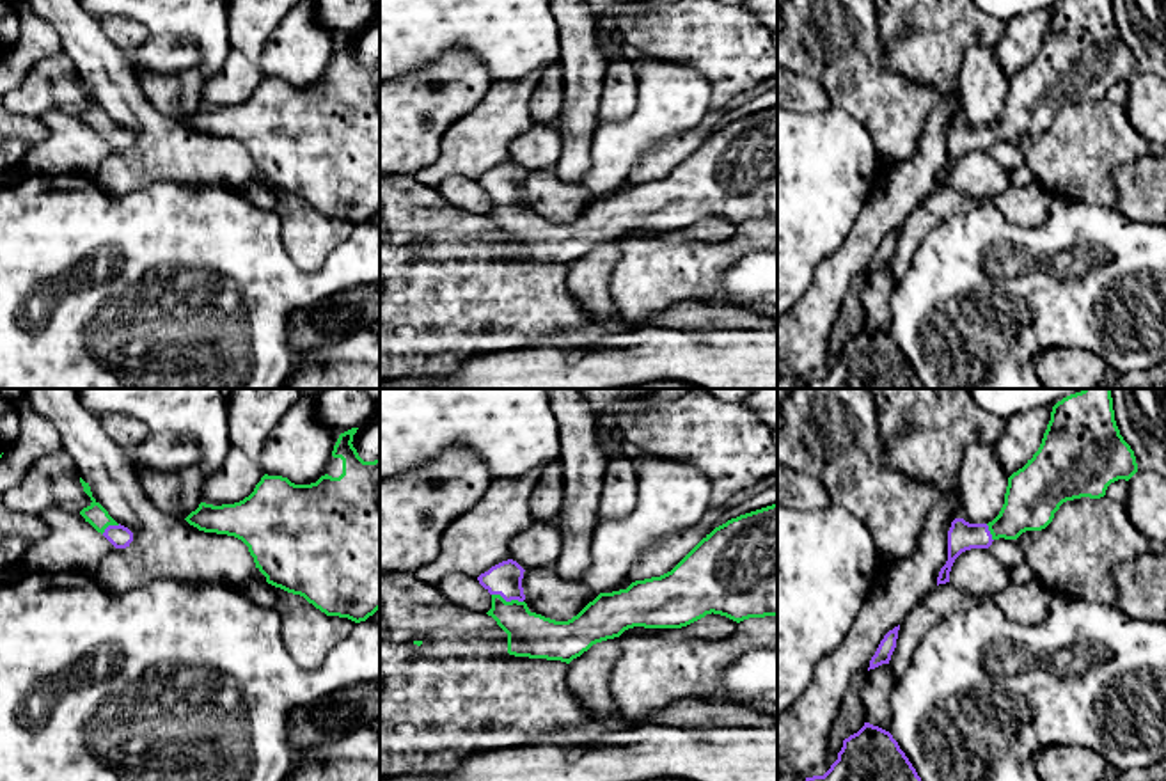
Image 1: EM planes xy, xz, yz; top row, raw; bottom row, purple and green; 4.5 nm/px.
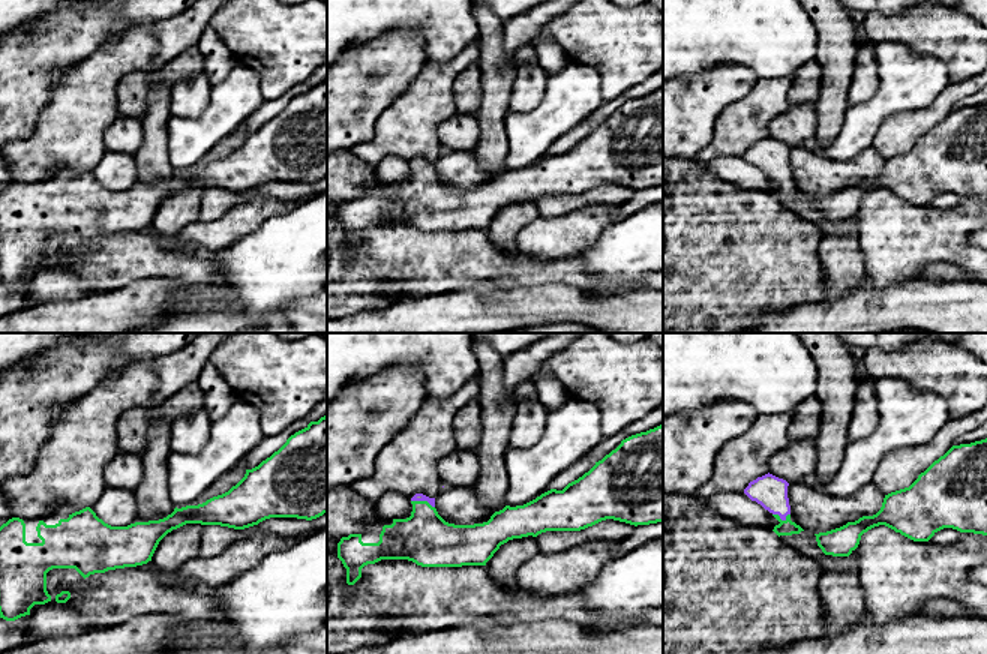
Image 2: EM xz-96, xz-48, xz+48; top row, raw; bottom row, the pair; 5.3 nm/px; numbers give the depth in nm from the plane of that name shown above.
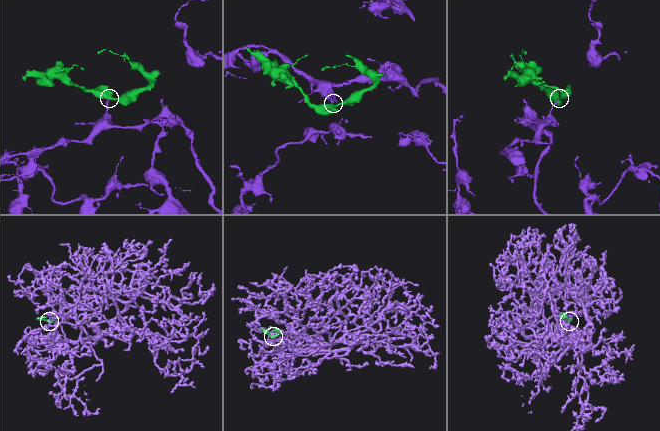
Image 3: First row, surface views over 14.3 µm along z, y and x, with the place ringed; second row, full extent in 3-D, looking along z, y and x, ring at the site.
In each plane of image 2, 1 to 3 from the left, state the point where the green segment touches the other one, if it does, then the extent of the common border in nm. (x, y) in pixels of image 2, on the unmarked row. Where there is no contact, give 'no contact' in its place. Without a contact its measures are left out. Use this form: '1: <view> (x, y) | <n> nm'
1: no contact
2: xz-48 (423, 164) | 130 nm
3: xz+48 (782, 183) | 100 nm

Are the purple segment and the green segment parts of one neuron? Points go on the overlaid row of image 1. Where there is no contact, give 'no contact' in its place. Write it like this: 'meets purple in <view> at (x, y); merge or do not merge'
meets purple in xz at (508, 600); merge

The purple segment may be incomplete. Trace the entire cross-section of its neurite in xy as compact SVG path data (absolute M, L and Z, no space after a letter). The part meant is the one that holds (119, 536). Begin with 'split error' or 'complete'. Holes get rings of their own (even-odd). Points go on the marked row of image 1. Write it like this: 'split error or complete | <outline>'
split error | M80 477L83 492L91 497L91 504L80 511L98 532L101 532L115 548L126 548L133 541L133 532L117 524L108 511L92 497L89 483Z

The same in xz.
split error | M777 502L728 520L706 534L671 572L635 580L626 589L600 593L568 621L529 611L524 602L524 572L516 561L508 559L477 577L492 595L486 614L508 634L508 653L515 657L570 664L593 644L619 637L634 627L681 628L712 612L737 623L777 616Z

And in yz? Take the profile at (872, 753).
complete | M864 722L857 733L843 740L831 769L806 781L921 781L921 777L889 731Z

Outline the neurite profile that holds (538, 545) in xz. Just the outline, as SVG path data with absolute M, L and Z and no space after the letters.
M532 522L509 540L509 557L524 570L552 568L561 554L555 522Z

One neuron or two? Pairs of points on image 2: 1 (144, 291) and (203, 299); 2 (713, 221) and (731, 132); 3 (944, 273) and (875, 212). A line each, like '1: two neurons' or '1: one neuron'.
1: one neuron
2: two neurons
3: two neurons

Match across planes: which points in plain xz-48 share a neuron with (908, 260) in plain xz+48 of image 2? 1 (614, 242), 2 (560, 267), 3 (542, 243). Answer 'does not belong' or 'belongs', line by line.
1: does not belong
2: does not belong
3: belongs

